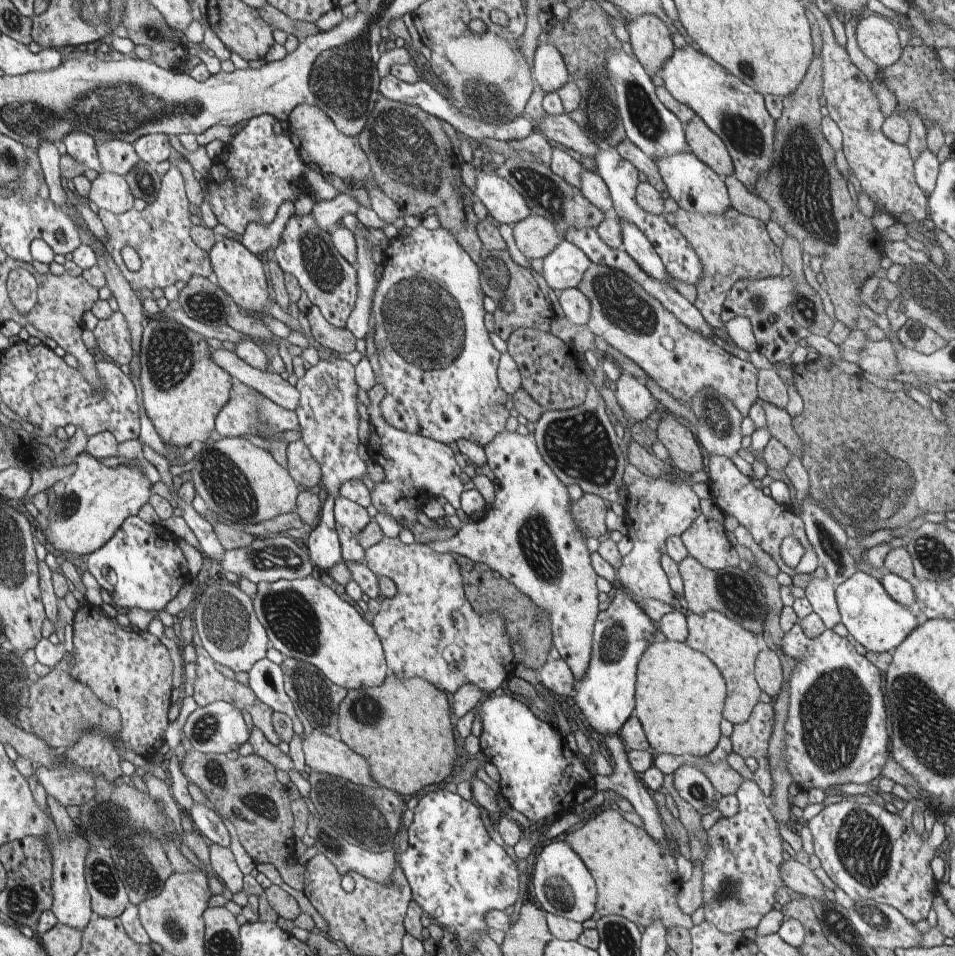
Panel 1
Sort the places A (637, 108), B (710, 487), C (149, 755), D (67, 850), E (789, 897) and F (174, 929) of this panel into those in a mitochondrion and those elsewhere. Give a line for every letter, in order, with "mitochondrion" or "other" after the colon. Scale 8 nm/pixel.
A: mitochondrion
B: other
C: other
D: mitochondrion
E: other
F: mitochondrion

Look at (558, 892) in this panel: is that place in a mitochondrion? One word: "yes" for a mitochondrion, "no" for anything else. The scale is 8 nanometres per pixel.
yes

